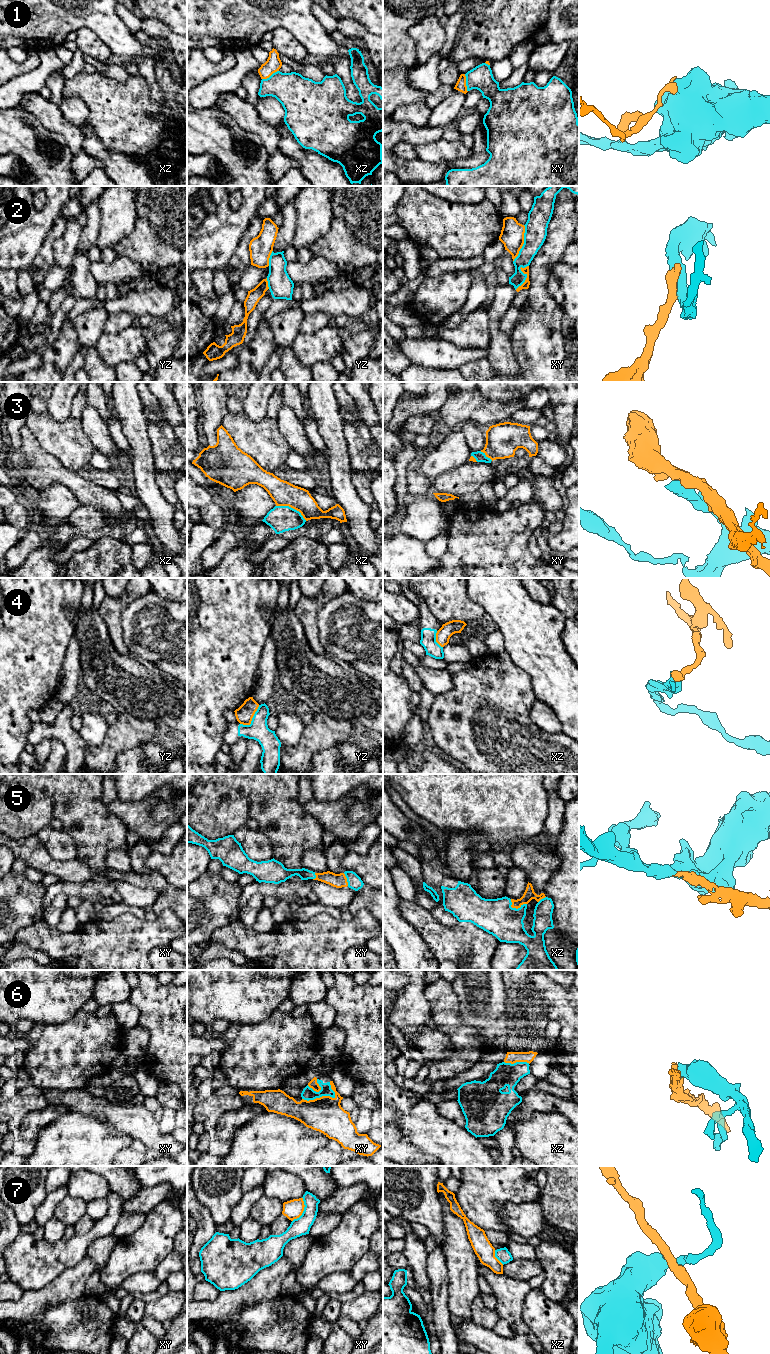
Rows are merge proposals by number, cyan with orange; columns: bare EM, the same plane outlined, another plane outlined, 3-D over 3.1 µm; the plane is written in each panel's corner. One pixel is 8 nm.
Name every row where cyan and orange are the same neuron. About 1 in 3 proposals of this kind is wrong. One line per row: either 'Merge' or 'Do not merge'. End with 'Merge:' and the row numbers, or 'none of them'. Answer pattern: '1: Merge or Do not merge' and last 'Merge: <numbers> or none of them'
1: Do not merge
2: Do not merge
3: Do not merge
4: Do not merge
5: Merge
6: Do not merge
7: Do not merge
Merge: 5

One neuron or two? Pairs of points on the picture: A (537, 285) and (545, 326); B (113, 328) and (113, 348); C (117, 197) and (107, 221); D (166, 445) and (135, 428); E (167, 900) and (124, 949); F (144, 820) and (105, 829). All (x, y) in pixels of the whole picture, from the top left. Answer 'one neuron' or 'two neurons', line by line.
A: one neuron
B: two neurons
C: one neuron
D: two neurons
E: two neurons
F: two neurons

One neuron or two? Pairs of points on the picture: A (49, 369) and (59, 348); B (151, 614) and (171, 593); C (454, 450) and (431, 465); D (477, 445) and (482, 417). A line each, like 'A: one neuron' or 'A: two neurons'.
A: one neuron
B: two neurons
C: one neuron
D: two neurons

